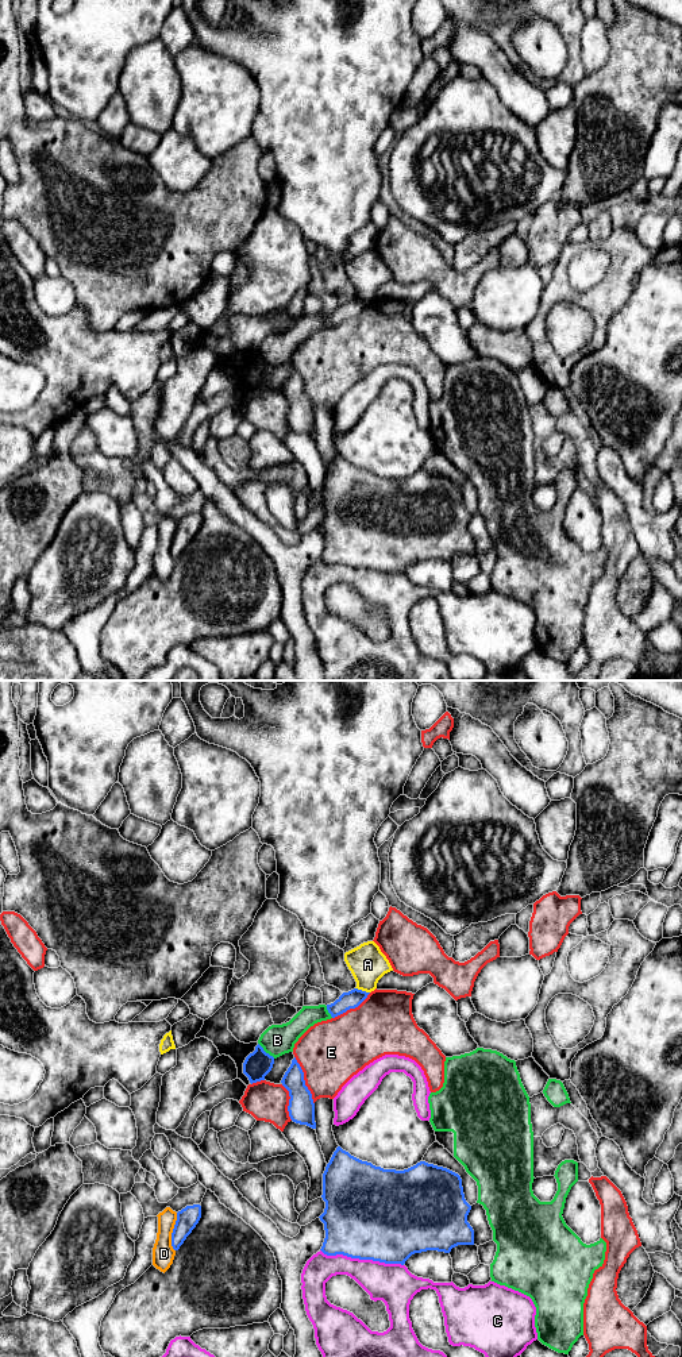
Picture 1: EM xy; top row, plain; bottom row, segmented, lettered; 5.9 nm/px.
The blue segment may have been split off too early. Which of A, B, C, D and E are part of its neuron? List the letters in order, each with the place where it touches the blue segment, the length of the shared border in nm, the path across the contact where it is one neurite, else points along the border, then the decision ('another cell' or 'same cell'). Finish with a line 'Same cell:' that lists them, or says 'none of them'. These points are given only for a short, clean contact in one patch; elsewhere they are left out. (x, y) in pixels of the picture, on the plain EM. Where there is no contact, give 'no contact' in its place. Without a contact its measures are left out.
A: contact xy (361, 299); length 90 nm; border xy (355, 296), (369, 301); another cell
B: contact xy (265, 361); length 140 nm; another cell
C: contact xy (362, 567); length 500 nm; another cell
D: contact xy (173, 540); length 240 nm; another cell
E: contact xy (304, 389); length 300 nm; another cell
Same cell: none of them

